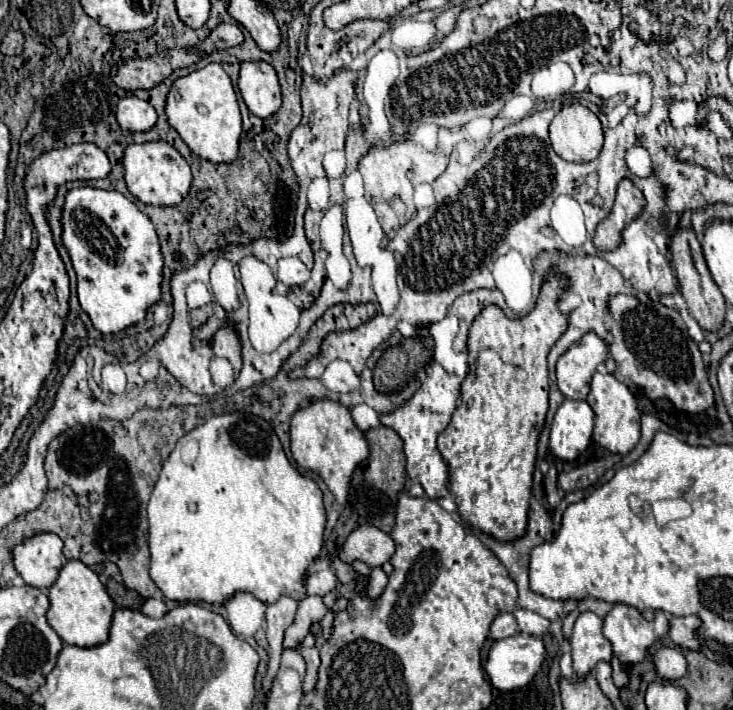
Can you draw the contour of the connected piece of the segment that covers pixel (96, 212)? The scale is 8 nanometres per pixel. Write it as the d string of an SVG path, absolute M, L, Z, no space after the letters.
M72 188L62 208L62 242L78 278L78 300L102 334L142 322L146 308L160 300L162 254L150 218L132 200L114 190Z

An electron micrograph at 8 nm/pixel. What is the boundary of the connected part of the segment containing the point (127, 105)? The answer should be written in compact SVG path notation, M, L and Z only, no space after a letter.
M126 94L118 102L116 118L118 118L118 124L124 130L144 132L144 130L150 130L154 126L156 112L154 112L154 108L146 100L140 100L134 94Z

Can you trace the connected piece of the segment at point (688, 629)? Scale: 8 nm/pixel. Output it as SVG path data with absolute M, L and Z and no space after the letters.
M680 616L680 618L670 618L668 636L670 636L678 646L698 650L698 648L700 648L700 640L698 640L696 628L698 628L698 618L696 618L696 616L690 616L690 618L684 618L684 616Z

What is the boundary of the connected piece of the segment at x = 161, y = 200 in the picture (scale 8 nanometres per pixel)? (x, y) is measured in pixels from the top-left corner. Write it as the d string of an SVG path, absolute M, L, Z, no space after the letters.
M164 140L128 144L124 148L122 166L124 166L124 182L130 194L136 196L140 202L152 204L152 206L178 204L178 200L182 200L182 196L188 192L192 182L188 162L180 156L180 152L174 146L170 146Z

